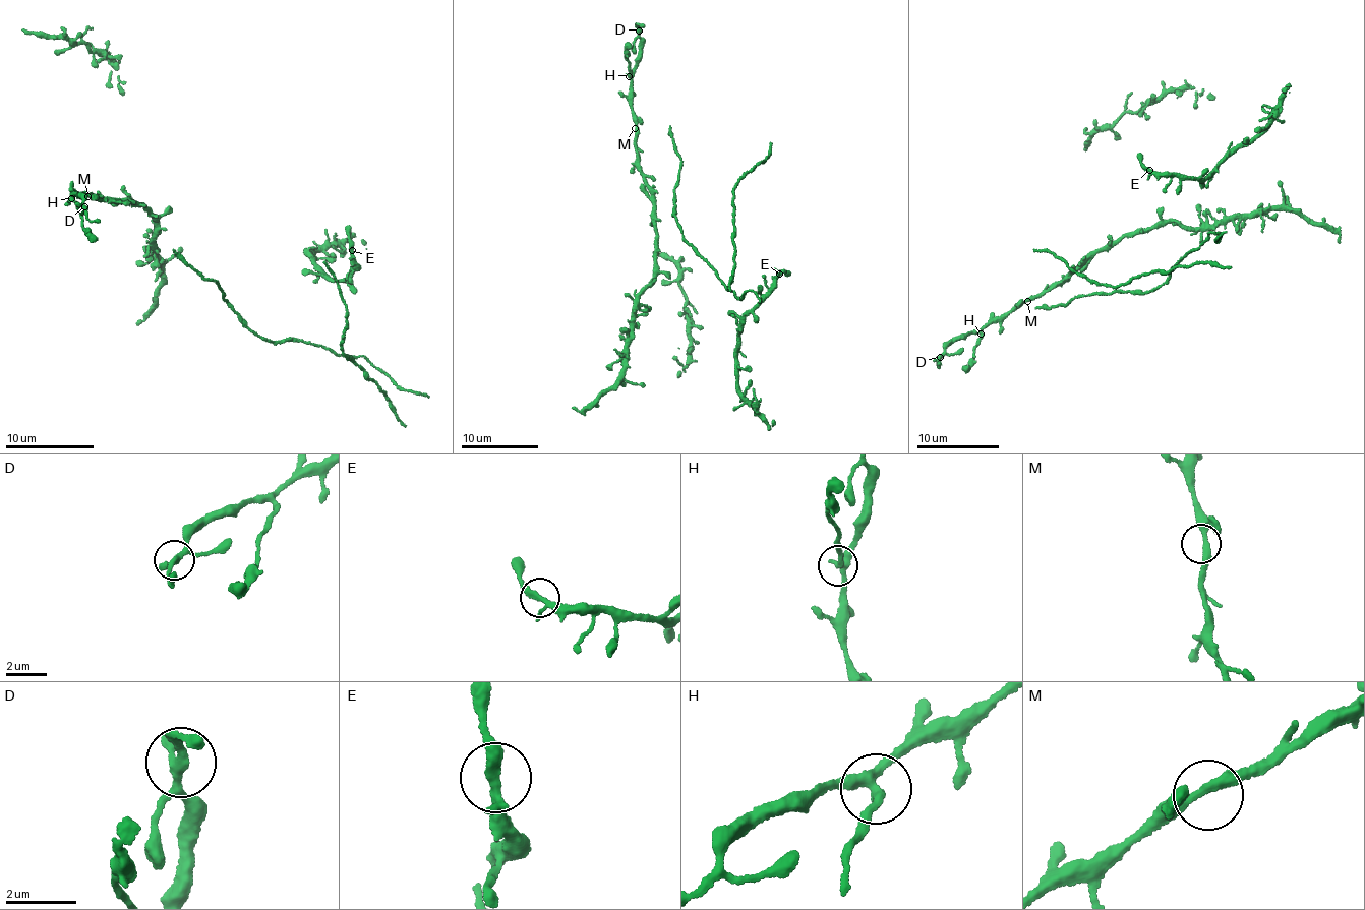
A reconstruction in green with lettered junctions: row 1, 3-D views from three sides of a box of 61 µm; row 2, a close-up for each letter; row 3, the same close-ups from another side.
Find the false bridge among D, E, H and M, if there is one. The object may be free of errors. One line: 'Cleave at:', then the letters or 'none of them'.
Cleave at: H

